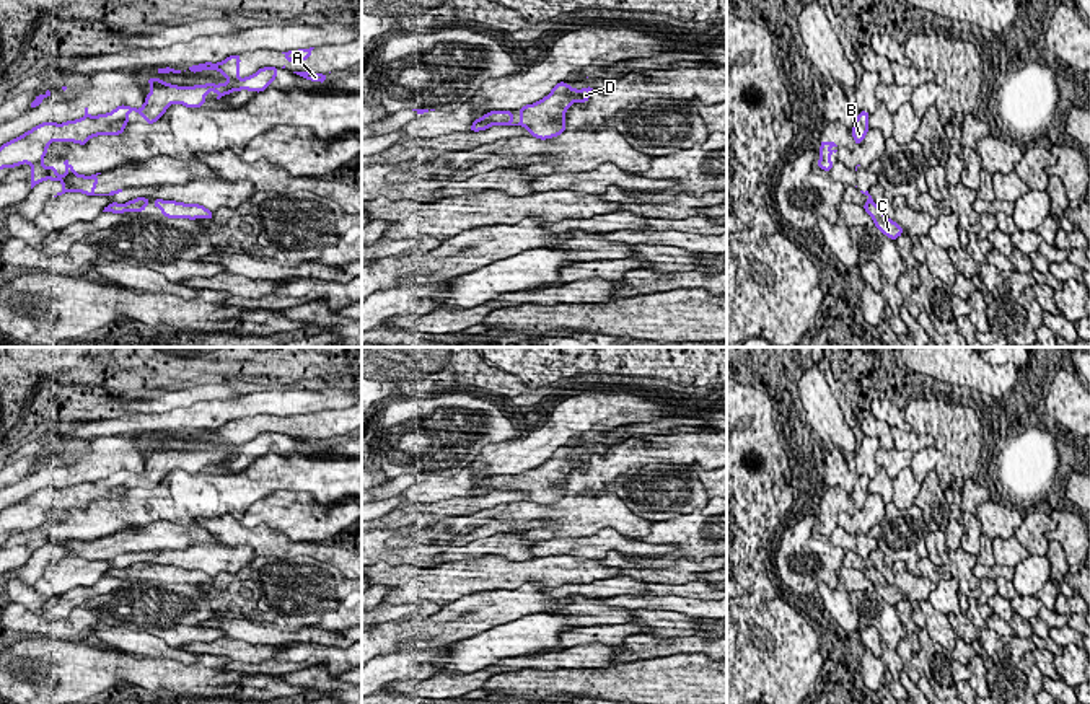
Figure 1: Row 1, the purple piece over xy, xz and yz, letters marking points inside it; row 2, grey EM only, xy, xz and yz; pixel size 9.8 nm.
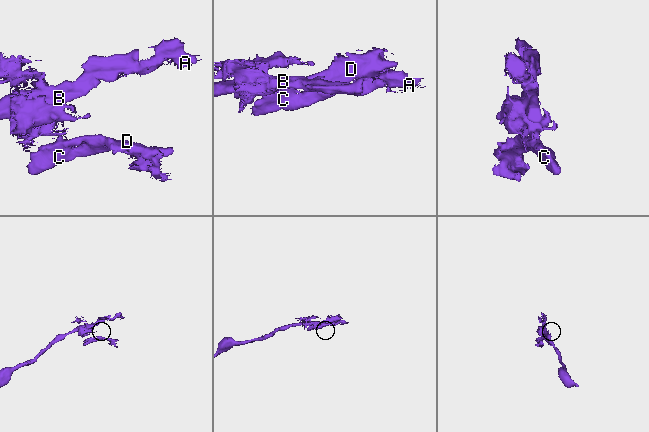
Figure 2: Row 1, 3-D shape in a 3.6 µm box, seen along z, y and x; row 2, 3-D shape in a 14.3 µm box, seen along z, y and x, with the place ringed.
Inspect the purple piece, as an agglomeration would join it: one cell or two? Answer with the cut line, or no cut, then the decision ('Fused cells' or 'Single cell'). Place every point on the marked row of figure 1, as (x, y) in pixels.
Split along yz (872, 201), (865, 204). Fused cells

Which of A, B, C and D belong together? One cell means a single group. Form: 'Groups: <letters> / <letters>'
Groups: A B / C D

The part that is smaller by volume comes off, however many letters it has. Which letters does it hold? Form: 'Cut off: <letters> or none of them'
Cut off: C, D

